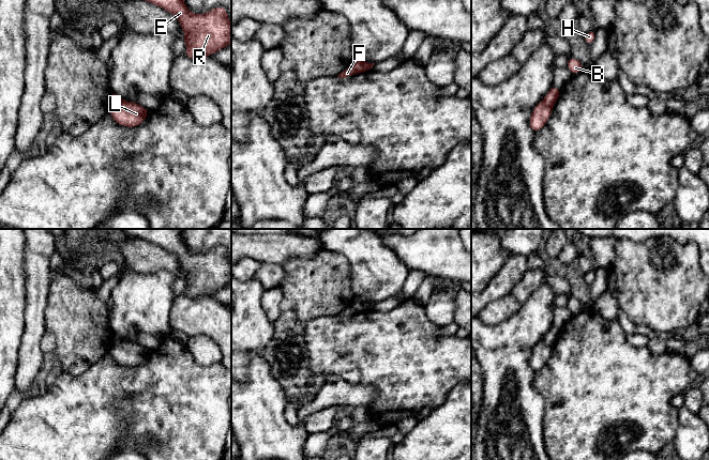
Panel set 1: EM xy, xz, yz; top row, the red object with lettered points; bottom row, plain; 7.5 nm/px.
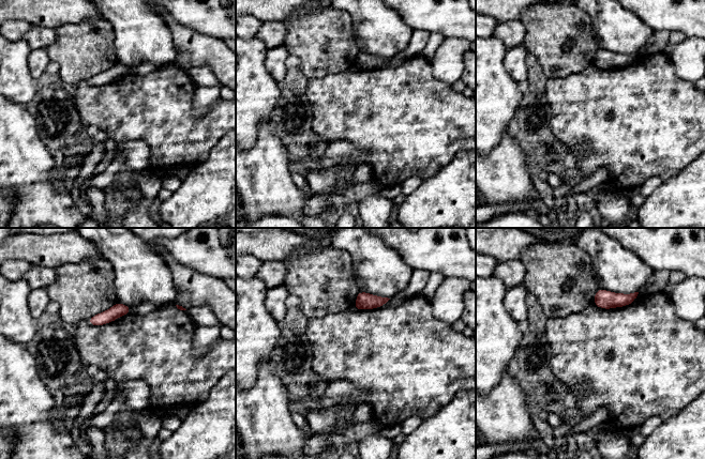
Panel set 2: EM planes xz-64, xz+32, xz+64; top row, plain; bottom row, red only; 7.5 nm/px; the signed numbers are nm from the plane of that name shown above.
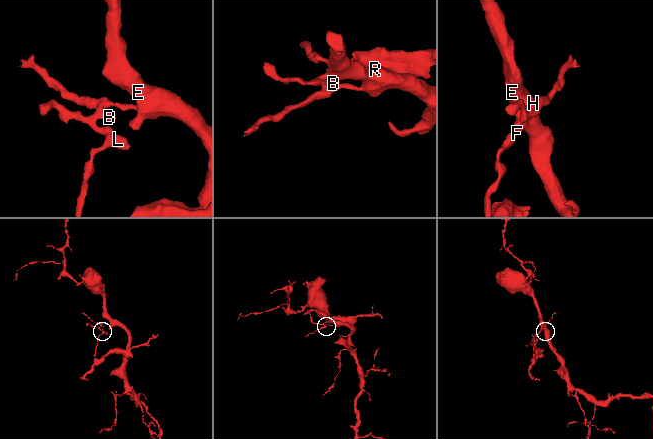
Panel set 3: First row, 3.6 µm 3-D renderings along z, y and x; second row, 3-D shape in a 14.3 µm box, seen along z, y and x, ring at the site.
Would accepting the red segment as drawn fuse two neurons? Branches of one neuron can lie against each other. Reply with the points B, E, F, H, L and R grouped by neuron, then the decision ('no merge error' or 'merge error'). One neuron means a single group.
B E F H R / L; merge error

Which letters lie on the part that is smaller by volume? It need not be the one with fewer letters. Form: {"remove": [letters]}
{"remove": ["L"]}

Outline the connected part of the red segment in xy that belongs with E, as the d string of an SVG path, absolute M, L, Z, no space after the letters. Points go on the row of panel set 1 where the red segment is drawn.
M146 0L176 16L185 36L184 57L206 58L231 42L231 24L224 6L215 6L205 14L191 13L184 0Z

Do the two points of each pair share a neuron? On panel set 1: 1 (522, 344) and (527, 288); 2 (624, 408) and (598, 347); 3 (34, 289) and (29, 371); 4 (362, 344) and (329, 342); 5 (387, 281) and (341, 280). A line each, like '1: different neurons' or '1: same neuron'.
1: different neurons
2: same neuron
3: same neuron
4: same neuron
5: different neurons

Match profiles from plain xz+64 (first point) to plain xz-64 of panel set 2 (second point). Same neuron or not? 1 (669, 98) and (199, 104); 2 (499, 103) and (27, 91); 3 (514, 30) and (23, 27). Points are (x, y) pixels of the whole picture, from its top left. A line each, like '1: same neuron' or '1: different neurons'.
1: different neurons
2: same neuron
3: different neurons

